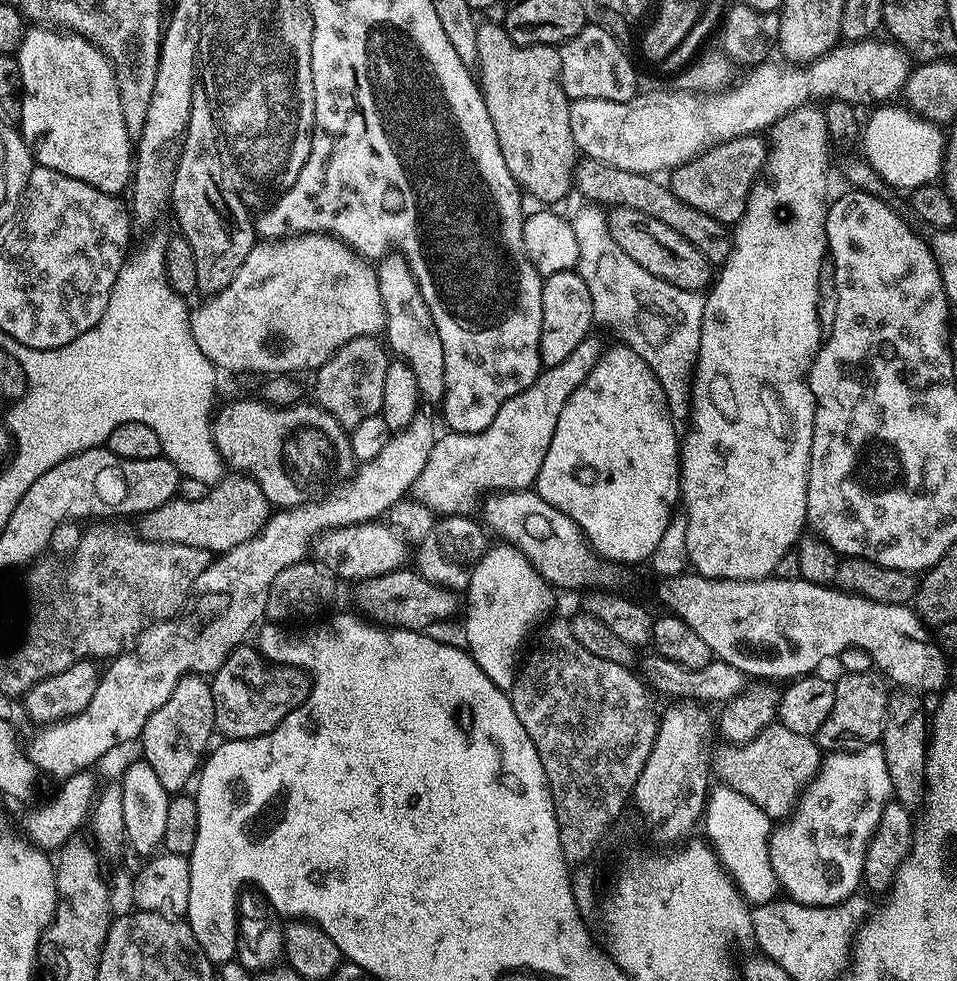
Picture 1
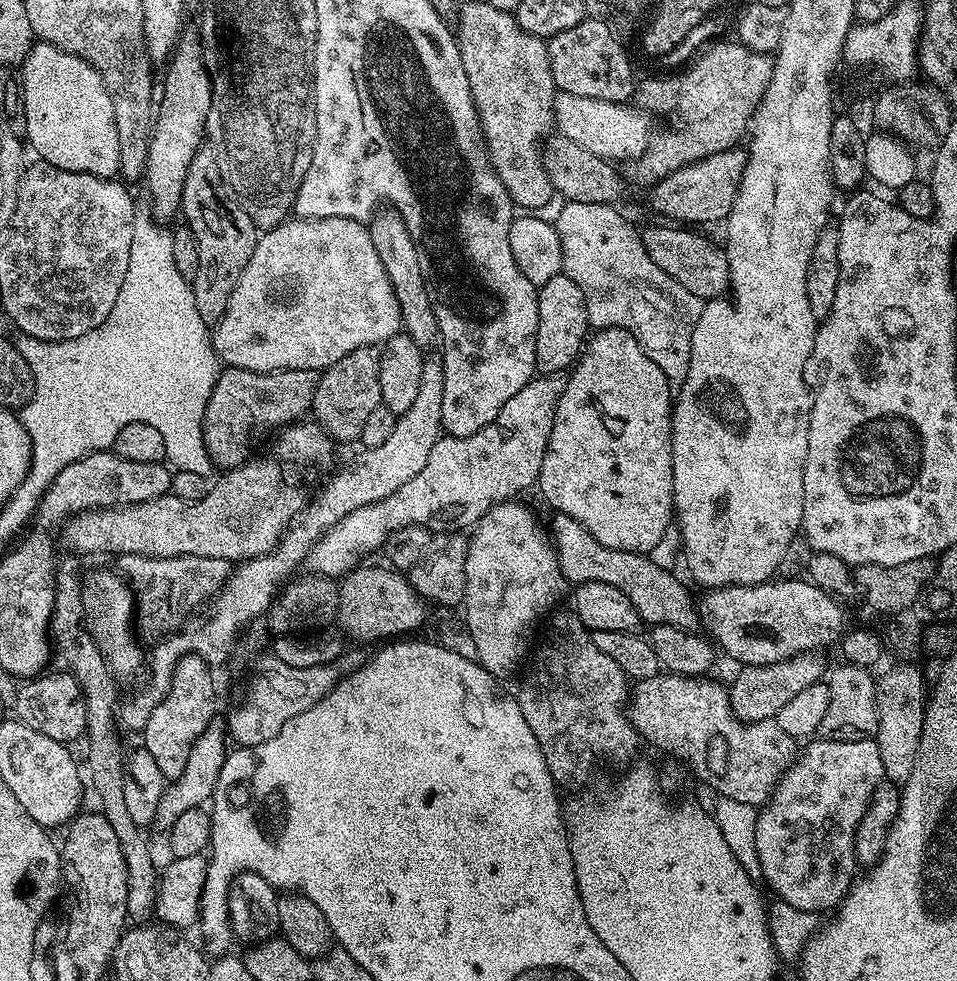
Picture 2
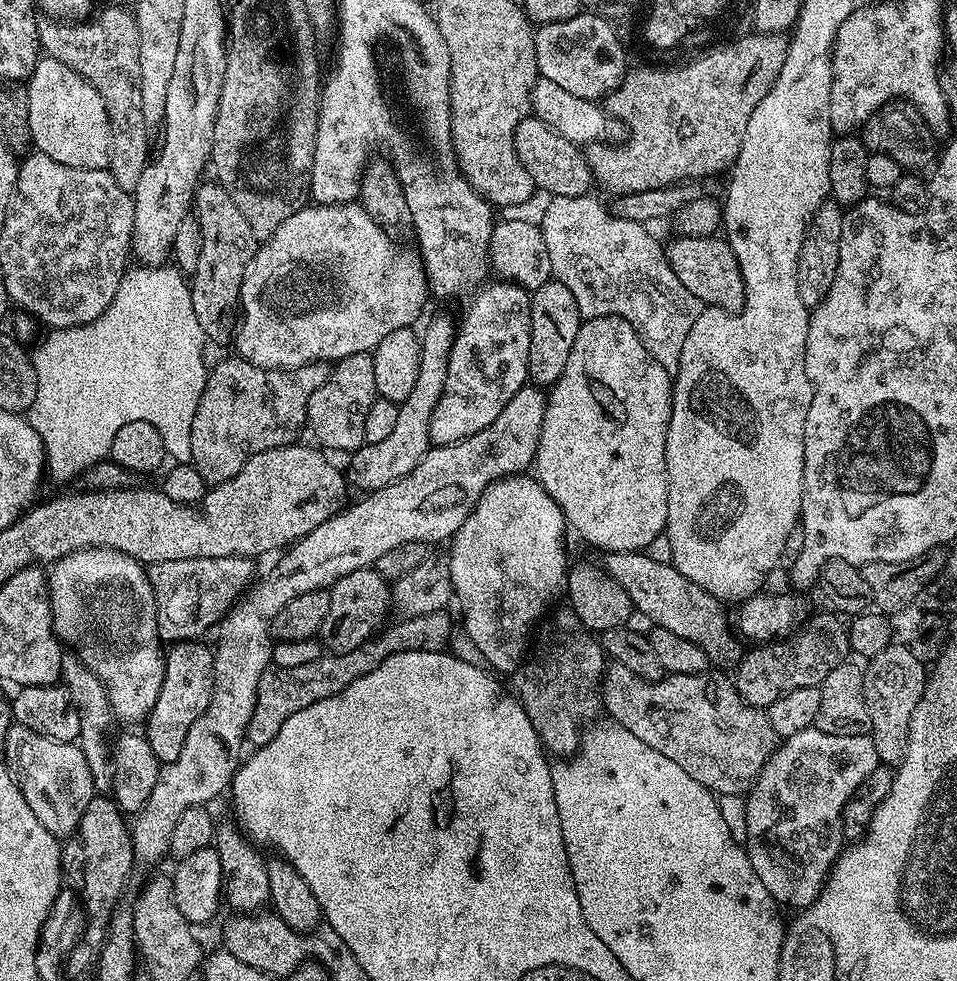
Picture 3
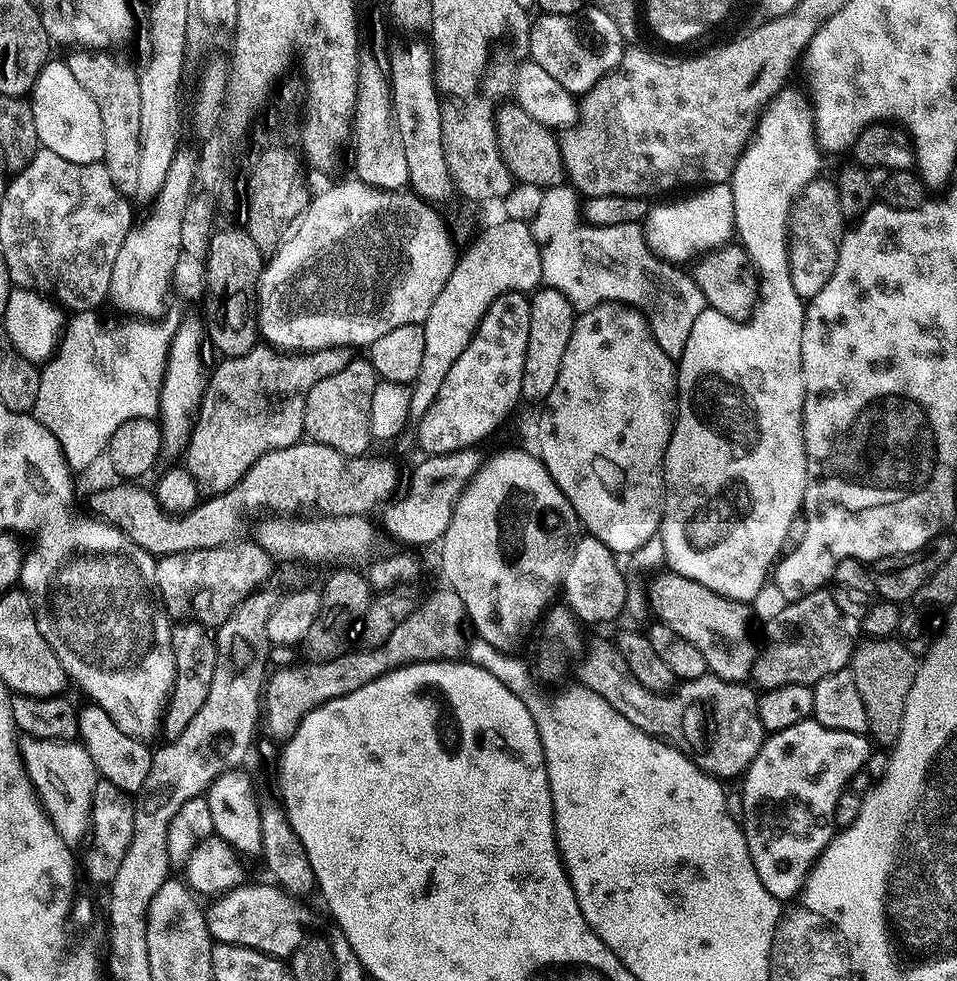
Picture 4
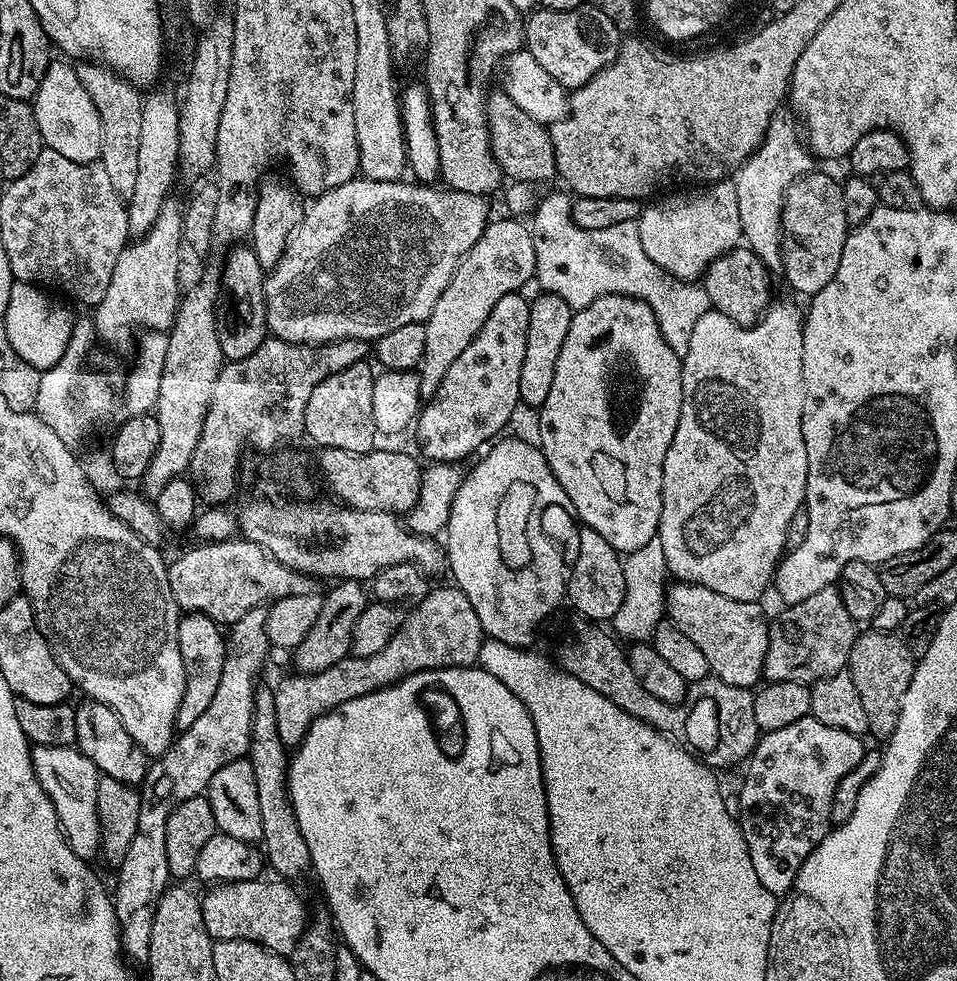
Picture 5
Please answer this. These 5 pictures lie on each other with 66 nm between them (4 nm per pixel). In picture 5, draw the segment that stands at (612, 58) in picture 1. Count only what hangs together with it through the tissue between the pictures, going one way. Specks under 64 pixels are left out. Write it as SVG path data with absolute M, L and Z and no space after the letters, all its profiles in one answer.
M540 8L533 11L524 24L523 43L526 45L526 51L534 58L534 62L538 62L538 66L542 66L542 70L546 70L546 74L550 74L550 78L557 80L565 90L581 88L595 72L604 69L614 55L613 49L599 48L588 37L588 32L578 17L576 12Z

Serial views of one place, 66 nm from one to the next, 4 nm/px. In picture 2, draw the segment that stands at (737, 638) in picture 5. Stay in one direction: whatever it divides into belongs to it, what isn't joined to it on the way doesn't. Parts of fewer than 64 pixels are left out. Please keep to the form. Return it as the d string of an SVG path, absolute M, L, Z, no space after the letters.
M553 515L550 524L550 539L556 549L558 566L565 581L575 586L586 582L606 582L606 586L614 586L622 590L626 598L638 610L641 621L645 625L669 624L689 630L698 624L698 604L688 593L688 588L663 564L655 564L651 555L630 550L614 550L610 546L602 546L580 525L569 516Z

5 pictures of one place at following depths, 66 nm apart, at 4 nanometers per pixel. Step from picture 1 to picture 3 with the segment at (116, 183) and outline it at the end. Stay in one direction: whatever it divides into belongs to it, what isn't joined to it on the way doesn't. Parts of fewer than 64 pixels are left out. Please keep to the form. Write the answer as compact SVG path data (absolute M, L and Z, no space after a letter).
M44 56L26 81L30 106L30 134L35 151L62 162L62 166L107 168L110 158L108 111L94 86L52 56Z

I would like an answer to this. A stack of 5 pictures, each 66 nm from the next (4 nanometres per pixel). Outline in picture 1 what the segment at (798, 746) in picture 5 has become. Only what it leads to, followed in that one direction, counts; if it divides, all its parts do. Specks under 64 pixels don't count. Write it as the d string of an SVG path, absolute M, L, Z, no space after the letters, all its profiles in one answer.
M871 744L862 750L854 750L853 752L829 752L821 759L820 768L813 777L796 802L795 807L788 813L787 817L781 819L779 823L773 827L772 837L768 840L768 849L770 850L770 866L774 866L774 874L776 875L777 885L781 889L784 888L786 896L789 900L797 900L799 903L808 907L832 907L840 904L844 900L850 899L857 895L858 889L861 887L864 878L864 855L868 849L868 839L872 836L874 830L878 826L878 818L882 816L882 810L893 799L892 783L890 782L890 774L886 770L886 758L884 757L884 749L880 744Z

